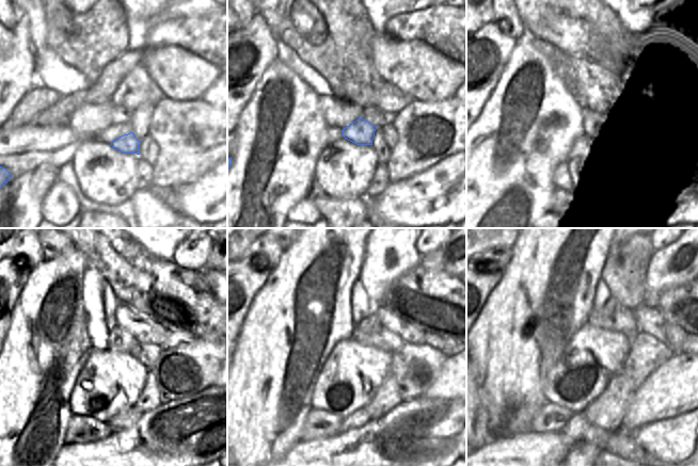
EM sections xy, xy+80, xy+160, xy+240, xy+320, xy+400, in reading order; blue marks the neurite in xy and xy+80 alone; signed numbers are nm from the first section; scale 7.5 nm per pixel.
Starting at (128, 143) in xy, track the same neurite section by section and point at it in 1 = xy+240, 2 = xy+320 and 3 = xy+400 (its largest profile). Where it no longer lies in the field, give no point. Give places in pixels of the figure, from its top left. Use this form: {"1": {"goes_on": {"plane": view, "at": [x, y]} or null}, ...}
{"1": {"goes_on": {"plane": "xy+240", "at": [120, 340]}}, "2": {"goes_on": {"plane": "xy+320", "at": [368, 331]}}, "3": {"goes_on": {"plane": "xy+400", "at": [603, 318]}}}

